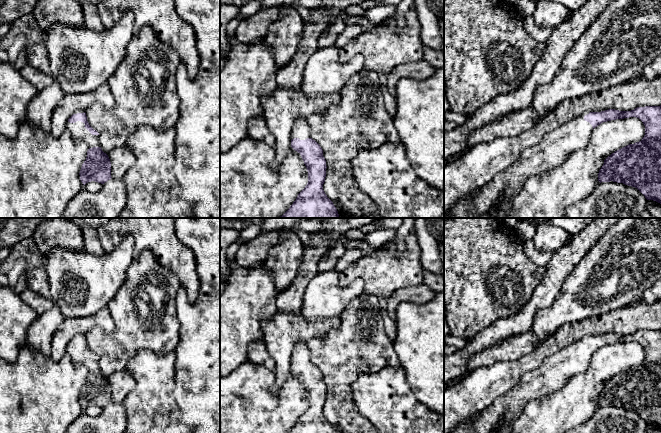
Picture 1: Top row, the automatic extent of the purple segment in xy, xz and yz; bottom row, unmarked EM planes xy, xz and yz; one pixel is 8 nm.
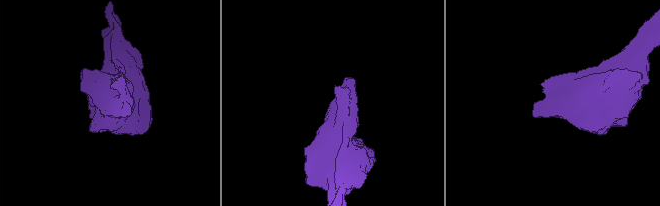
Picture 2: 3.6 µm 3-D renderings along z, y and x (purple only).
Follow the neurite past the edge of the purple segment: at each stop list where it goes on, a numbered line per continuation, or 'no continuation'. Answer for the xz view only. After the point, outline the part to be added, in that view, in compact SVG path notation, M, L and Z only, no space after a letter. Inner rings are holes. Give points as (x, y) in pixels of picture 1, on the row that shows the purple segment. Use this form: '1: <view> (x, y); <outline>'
1: xz (301, 129); M302 117L296 119L291 135L291 139L294 138L299 138L300 140L311 138L310 127L307 123L307 119Z

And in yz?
1: yz (556, 146); M585 112L563 126L547 133L542 141L524 150L507 169L498 173L484 188L461 200L450 210L450 218L479 218L499 207L504 218L513 207L515 196L525 181L561 164L576 148L584 148L593 131L584 120Z

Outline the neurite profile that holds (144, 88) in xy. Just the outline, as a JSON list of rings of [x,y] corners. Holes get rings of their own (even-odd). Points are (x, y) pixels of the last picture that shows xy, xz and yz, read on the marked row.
[[[149,25],[133,34],[125,58],[107,81],[114,105],[106,109],[100,103],[94,103],[85,110],[89,125],[99,133],[99,143],[104,153],[124,146],[141,125],[149,125],[158,132],[175,126],[180,106],[175,79],[179,64],[179,55],[168,48]]]

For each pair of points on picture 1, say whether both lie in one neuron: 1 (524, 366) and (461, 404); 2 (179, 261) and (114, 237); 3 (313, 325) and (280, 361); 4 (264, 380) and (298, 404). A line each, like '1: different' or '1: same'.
1: same
2: same
3: same
4: same

